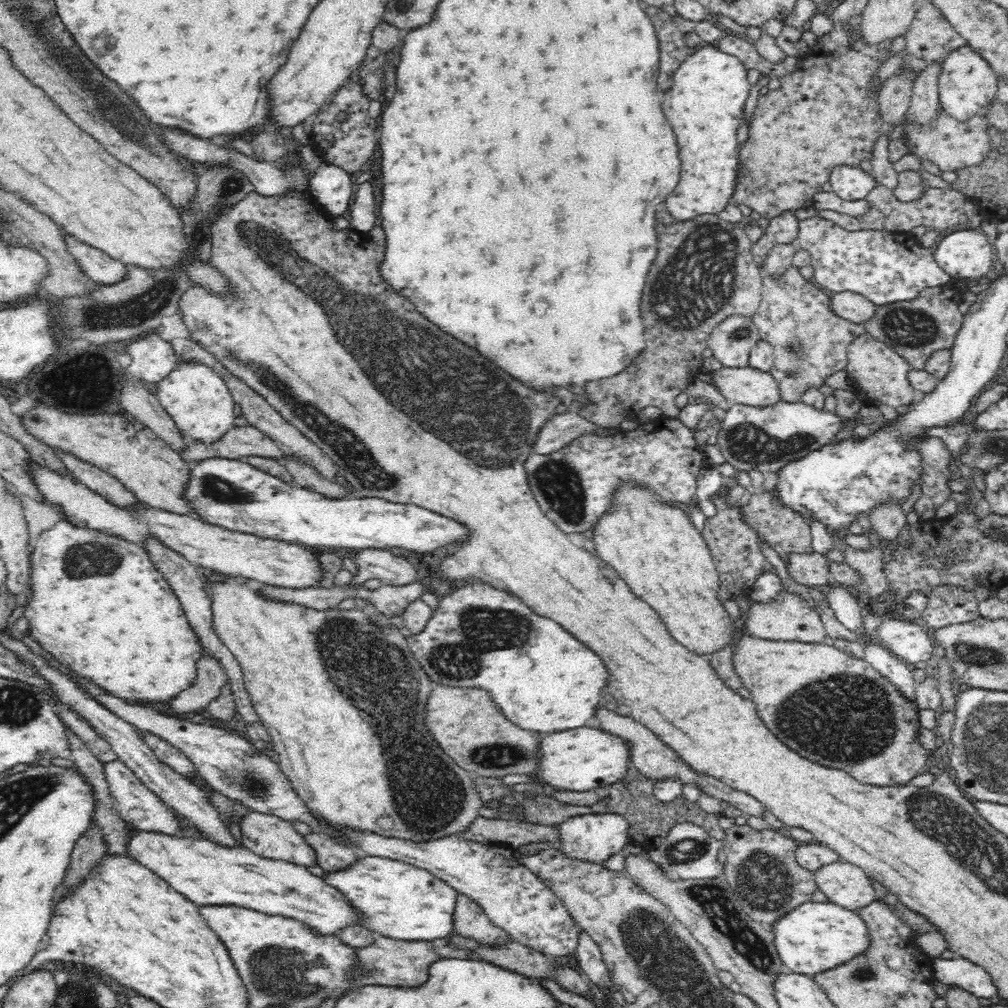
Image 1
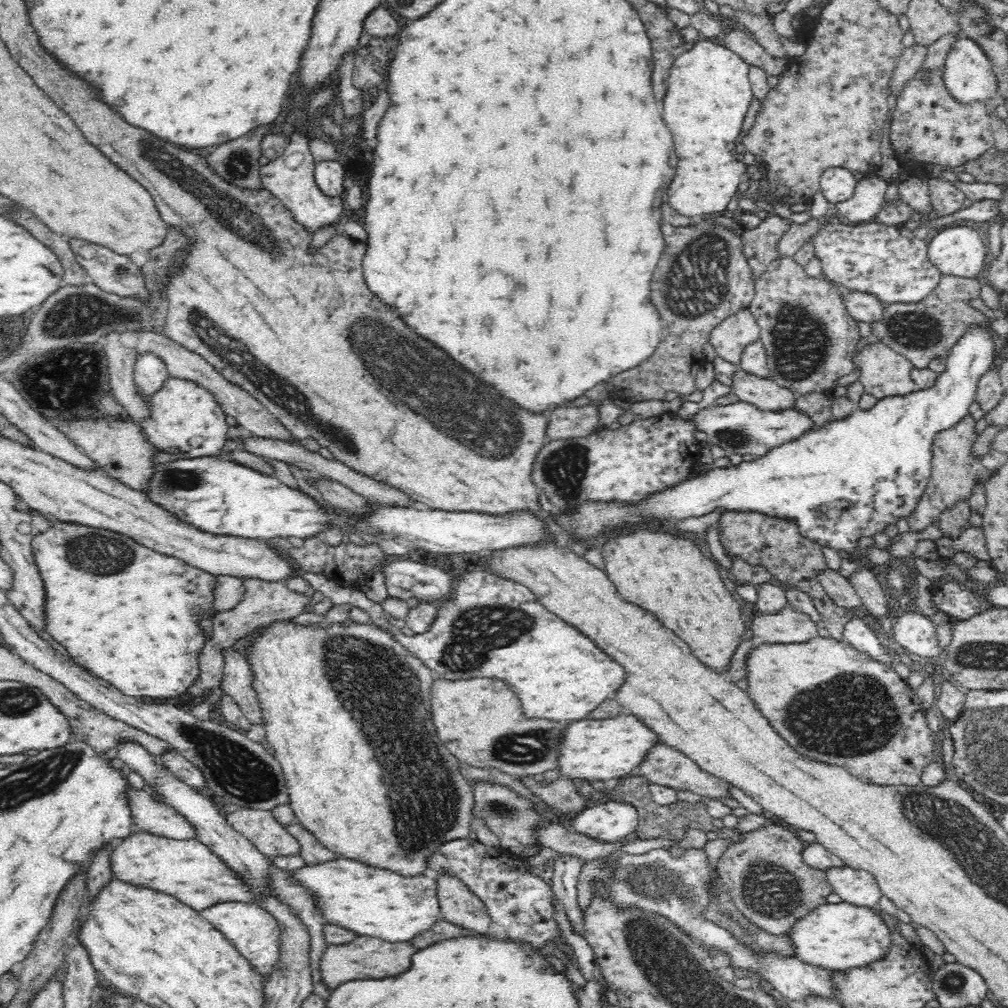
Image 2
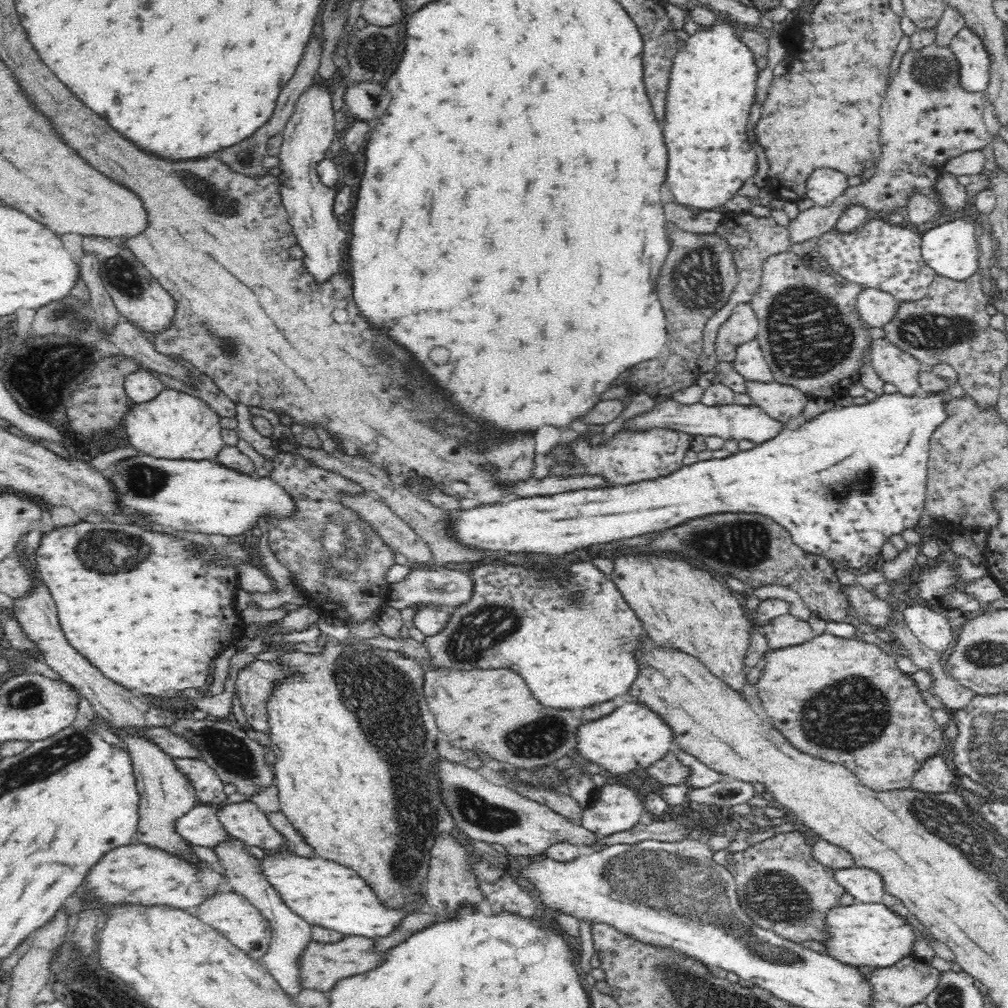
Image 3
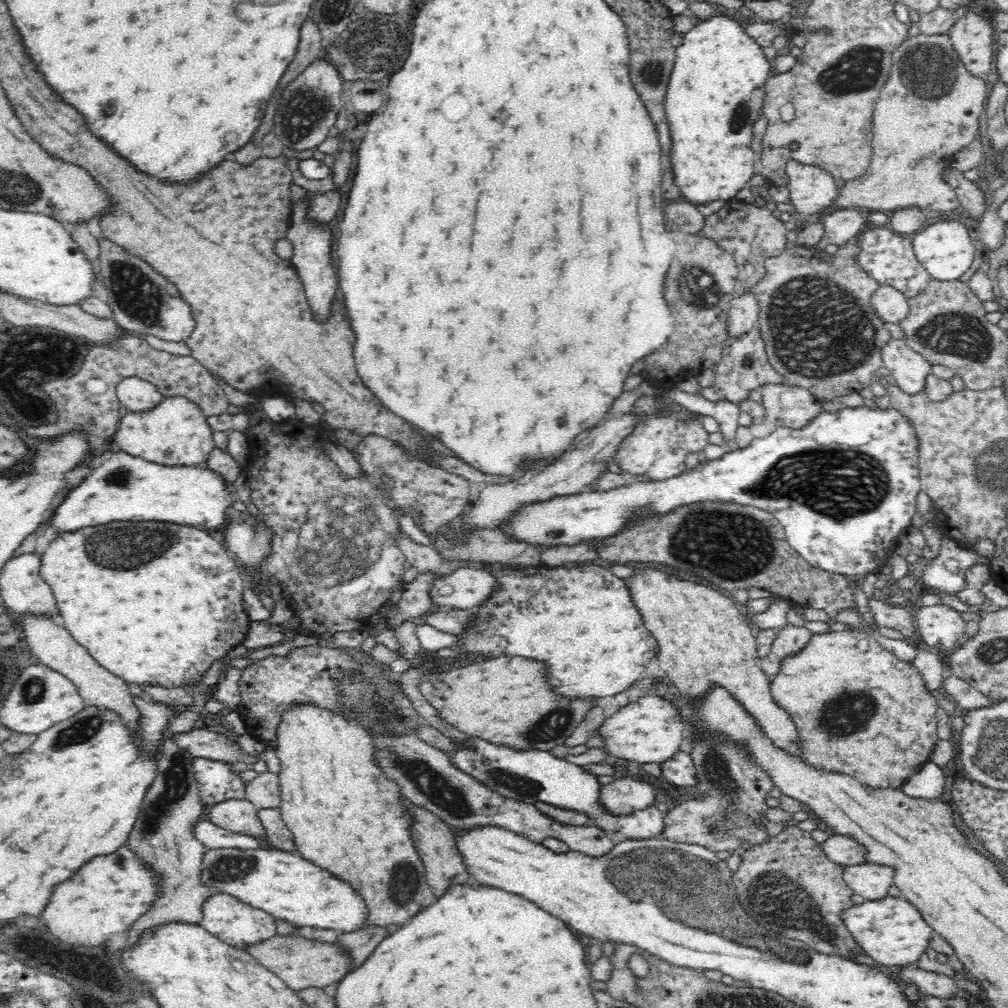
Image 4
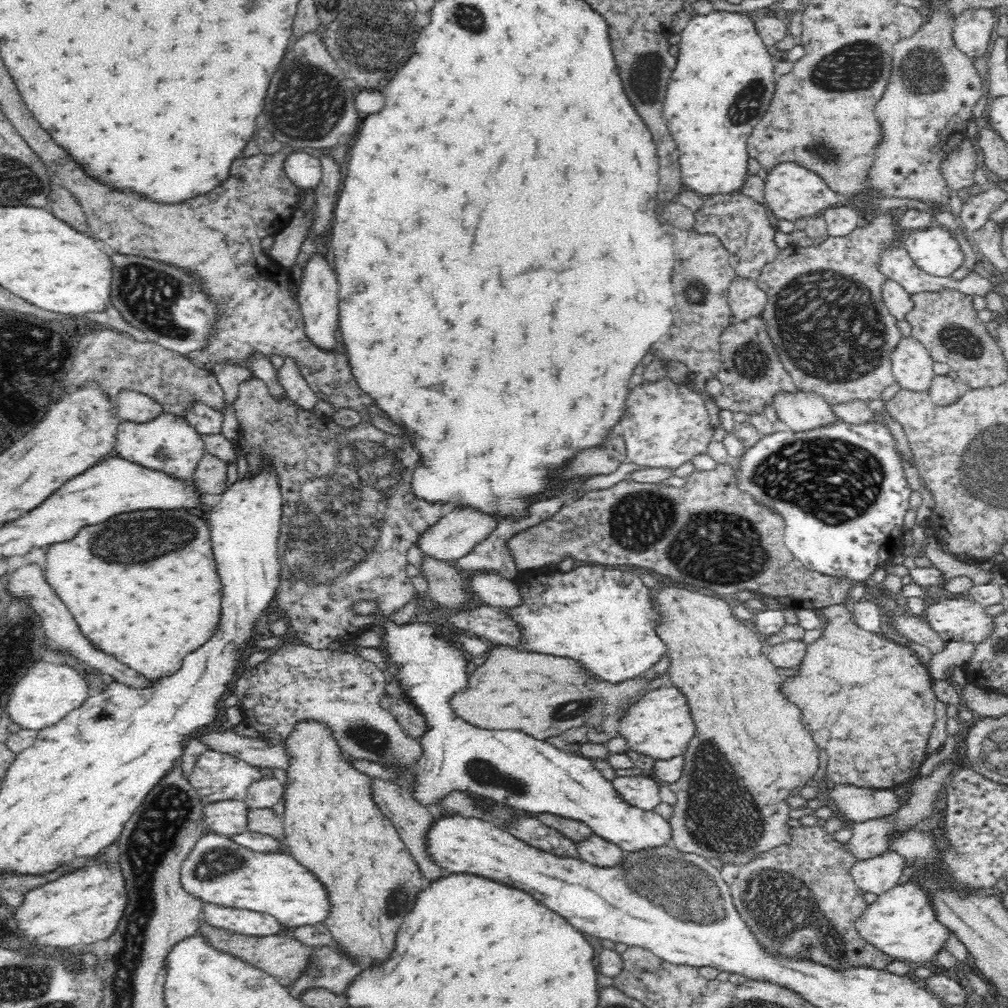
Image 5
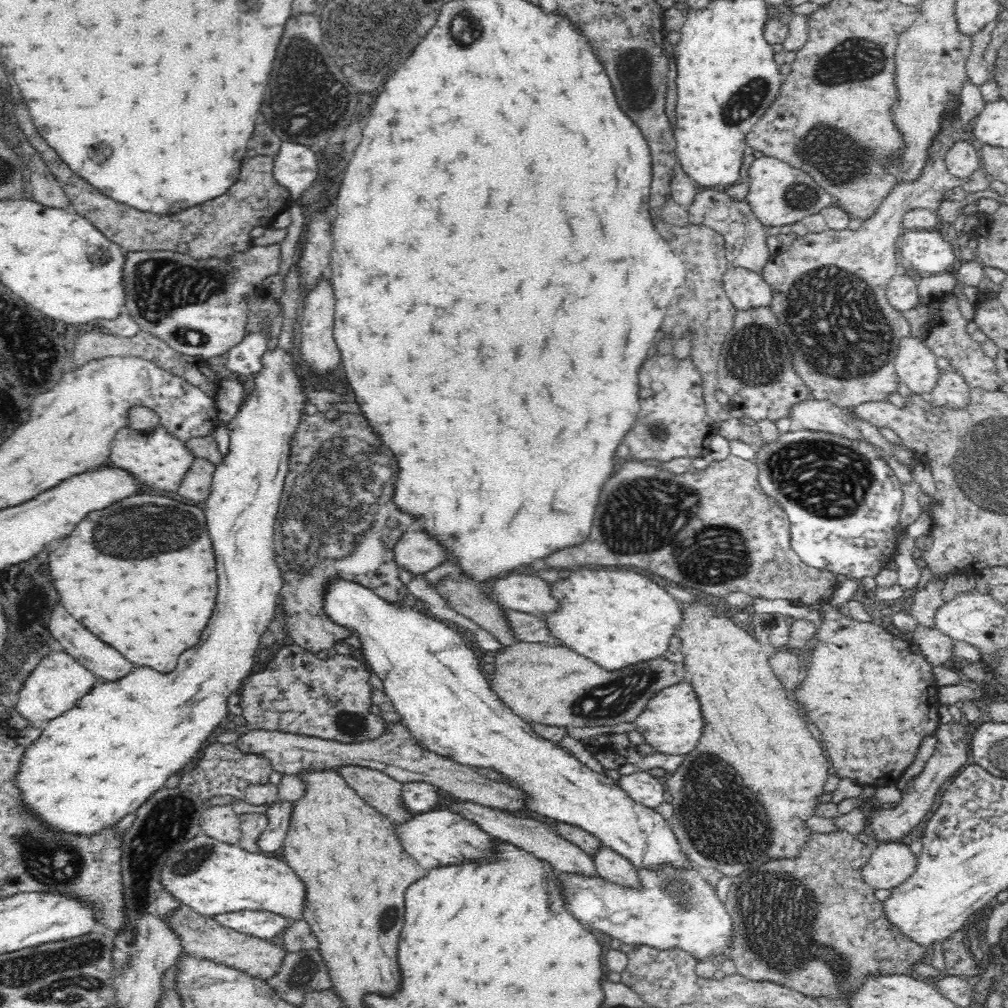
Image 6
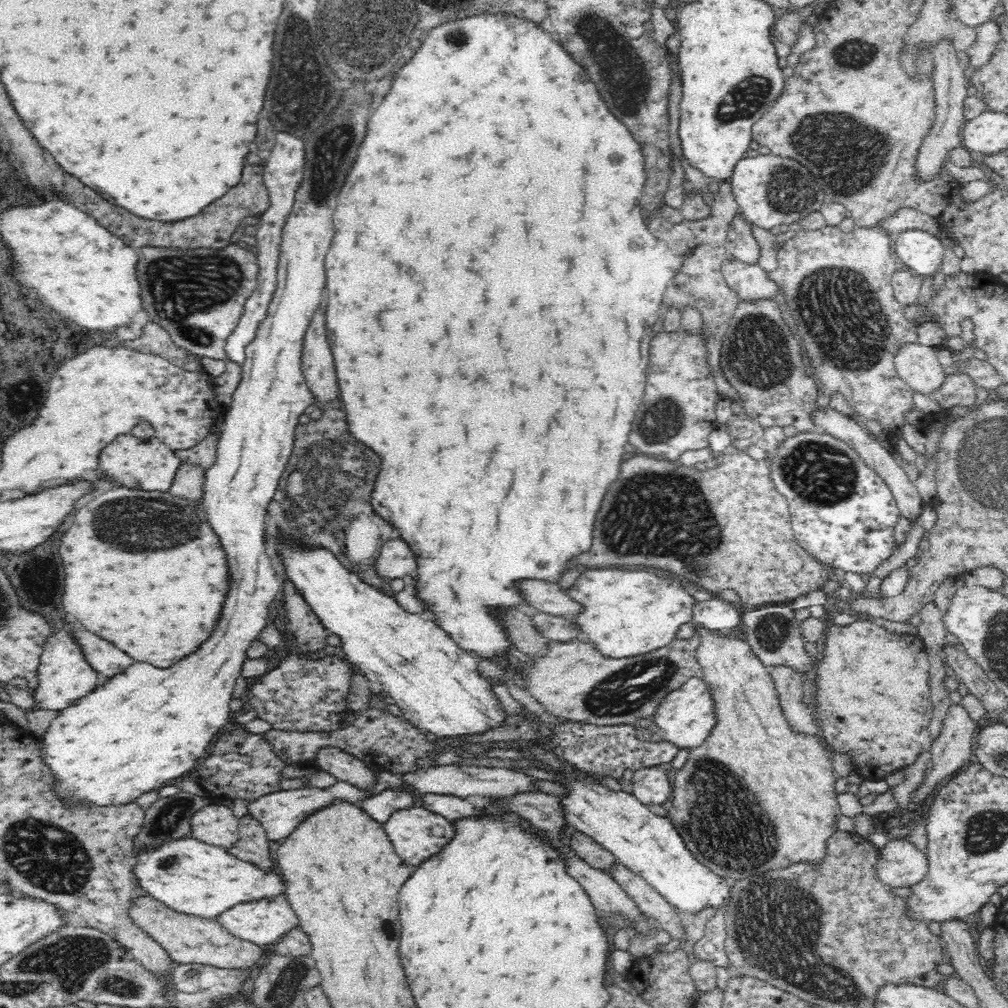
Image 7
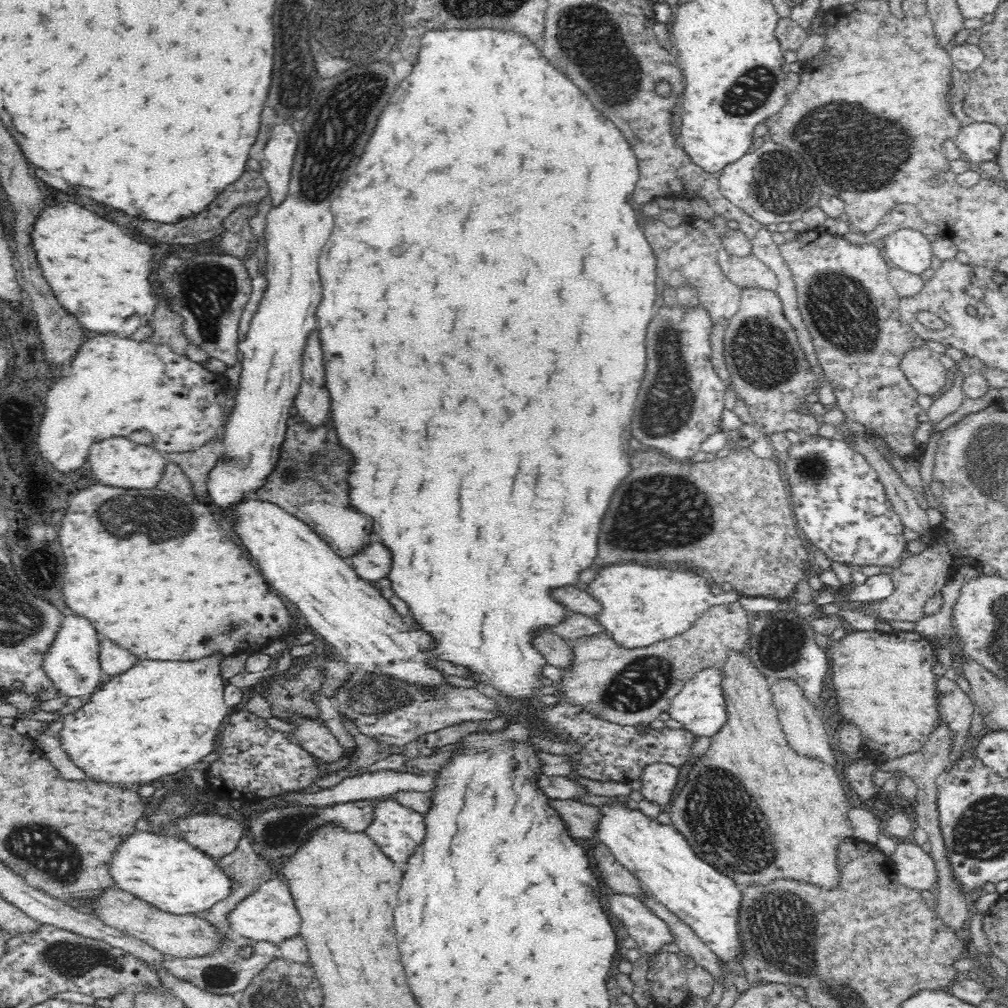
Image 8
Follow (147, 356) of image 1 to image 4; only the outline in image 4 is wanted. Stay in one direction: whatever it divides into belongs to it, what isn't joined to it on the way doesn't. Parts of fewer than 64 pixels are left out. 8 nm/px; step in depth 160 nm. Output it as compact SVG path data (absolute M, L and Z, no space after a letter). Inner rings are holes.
M136 377L124 378L115 388L115 393L126 412L146 412L156 408L163 400L156 387Z

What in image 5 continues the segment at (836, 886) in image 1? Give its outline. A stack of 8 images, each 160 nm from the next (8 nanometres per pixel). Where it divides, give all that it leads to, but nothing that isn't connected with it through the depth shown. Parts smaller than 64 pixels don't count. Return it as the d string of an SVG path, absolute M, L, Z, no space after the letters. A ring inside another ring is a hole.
M888 849L869 859L860 859L850 874L862 890L879 895L898 884L905 867L906 859L901 853Z

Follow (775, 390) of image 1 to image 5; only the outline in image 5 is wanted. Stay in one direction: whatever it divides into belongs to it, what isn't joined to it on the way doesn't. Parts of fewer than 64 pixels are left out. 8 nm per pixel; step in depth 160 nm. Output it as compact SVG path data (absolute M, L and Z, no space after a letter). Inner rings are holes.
M782 392L776 396L773 408L778 419L796 432L834 426L840 421L838 415L832 412L832 405L816 392Z

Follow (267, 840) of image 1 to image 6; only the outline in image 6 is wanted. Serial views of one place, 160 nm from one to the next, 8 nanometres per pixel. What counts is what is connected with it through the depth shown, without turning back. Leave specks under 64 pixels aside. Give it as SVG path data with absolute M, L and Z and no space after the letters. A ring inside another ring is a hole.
M206 805L199 818L199 825L210 838L231 845L241 838L241 820L232 805Z

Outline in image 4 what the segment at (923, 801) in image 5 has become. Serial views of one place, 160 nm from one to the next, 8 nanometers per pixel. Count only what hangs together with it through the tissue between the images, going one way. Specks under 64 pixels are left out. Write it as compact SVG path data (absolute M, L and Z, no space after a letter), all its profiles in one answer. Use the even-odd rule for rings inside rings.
M832 835L821 845L830 860L836 863L852 866L866 862L866 846L850 835Z

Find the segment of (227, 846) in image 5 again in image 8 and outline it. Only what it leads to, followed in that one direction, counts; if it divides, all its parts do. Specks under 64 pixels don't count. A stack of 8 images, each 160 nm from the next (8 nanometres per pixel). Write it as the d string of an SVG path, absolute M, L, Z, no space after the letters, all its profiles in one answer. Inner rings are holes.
M136 828L111 852L107 871L120 890L159 911L175 915L206 910L229 895L229 879L217 867L217 860L208 858L180 836L148 833Z

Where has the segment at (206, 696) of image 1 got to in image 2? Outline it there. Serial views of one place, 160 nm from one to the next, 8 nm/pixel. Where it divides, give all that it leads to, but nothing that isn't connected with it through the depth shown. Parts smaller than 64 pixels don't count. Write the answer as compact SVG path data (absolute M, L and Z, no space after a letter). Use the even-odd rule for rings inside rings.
M242 578L246 595L242 602L227 611L217 611L211 618L211 635L205 640L204 650L200 654L200 678L187 693L192 696L206 696L210 689L218 688L223 679L226 648L231 648L235 640L246 636L256 627L266 627L272 622L293 619L298 614L306 611L310 598L290 593L285 581L267 581L260 578Z

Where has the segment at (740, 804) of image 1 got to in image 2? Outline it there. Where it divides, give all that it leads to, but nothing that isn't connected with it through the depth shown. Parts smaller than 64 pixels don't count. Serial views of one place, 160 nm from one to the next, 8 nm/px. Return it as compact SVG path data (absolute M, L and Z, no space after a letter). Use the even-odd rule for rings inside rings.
M656 744L653 750L646 756L646 760L640 764L637 773L646 778L652 784L670 787L676 790L690 790L694 794L702 795L709 799L728 798L726 782L716 778L709 772L703 771L693 760L690 760L683 752L668 745Z

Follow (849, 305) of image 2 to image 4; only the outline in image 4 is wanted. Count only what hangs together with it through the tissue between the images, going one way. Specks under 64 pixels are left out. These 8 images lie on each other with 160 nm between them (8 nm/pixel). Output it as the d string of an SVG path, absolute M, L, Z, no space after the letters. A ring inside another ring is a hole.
M880 284L878 290L873 293L870 303L885 322L898 324L909 313L906 295L889 284Z

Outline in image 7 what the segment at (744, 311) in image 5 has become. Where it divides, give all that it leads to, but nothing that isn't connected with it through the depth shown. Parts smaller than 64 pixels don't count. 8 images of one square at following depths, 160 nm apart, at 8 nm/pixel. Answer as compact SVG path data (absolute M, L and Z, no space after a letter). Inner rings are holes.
M727 258L722 262L722 274L730 288L744 300L775 298L779 291L778 283L770 277L769 272L762 272L762 268L758 268L758 263L746 264Z

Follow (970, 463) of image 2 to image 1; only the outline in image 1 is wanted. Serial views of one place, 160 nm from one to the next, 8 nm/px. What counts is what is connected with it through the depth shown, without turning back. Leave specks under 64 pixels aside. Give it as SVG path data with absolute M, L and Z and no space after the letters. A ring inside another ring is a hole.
M934 436L926 437L920 449L924 464L922 496L914 502L912 508L921 517L926 512L938 510L942 504L952 499L950 484L958 480L956 472L950 468L954 456L944 440Z

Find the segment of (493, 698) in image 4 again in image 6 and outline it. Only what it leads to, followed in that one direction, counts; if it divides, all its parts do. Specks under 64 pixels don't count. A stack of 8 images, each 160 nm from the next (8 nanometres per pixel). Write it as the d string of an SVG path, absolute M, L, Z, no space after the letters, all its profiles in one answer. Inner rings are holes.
M524 641L514 646L502 646L497 650L493 664L494 673L488 675L488 680L500 699L504 698L504 703L526 722L532 720L550 727L583 728L633 723L658 692L689 678L688 665L684 662L672 662L672 657L667 654L610 670L566 645Z

